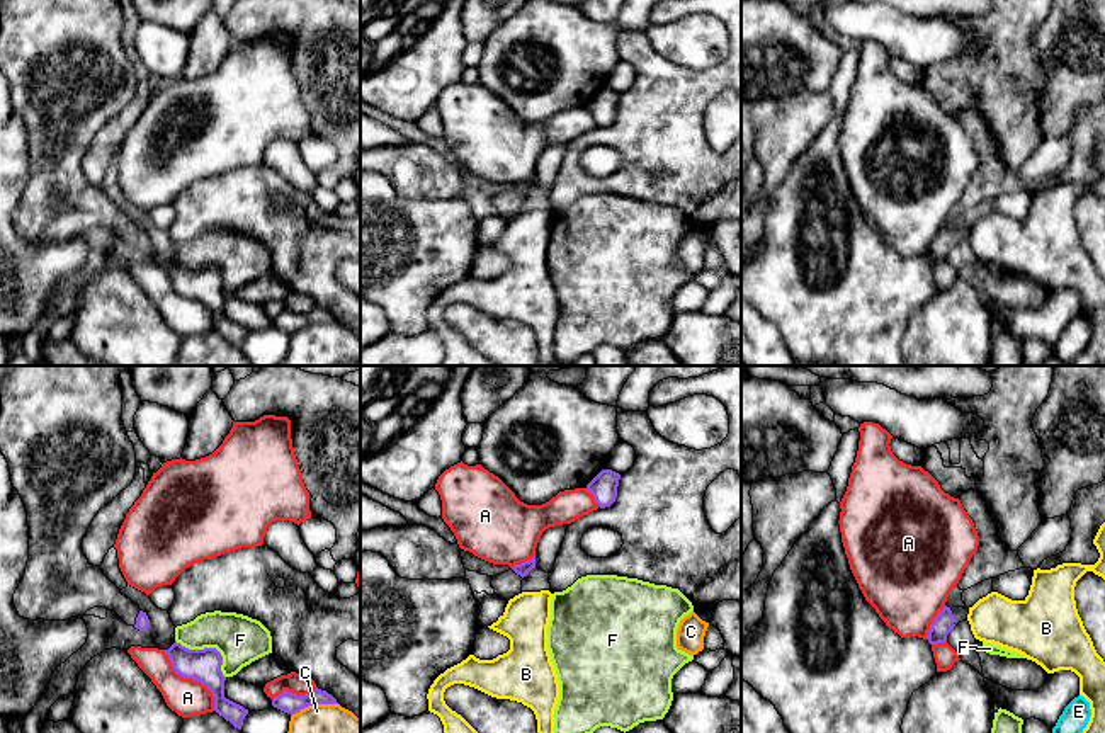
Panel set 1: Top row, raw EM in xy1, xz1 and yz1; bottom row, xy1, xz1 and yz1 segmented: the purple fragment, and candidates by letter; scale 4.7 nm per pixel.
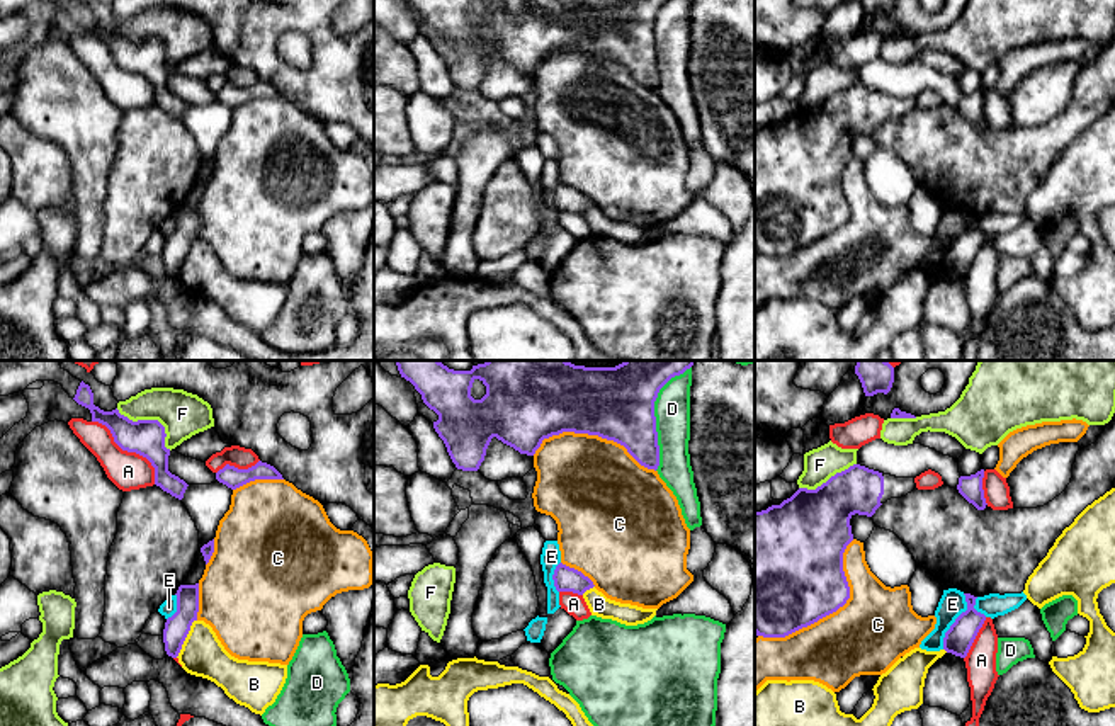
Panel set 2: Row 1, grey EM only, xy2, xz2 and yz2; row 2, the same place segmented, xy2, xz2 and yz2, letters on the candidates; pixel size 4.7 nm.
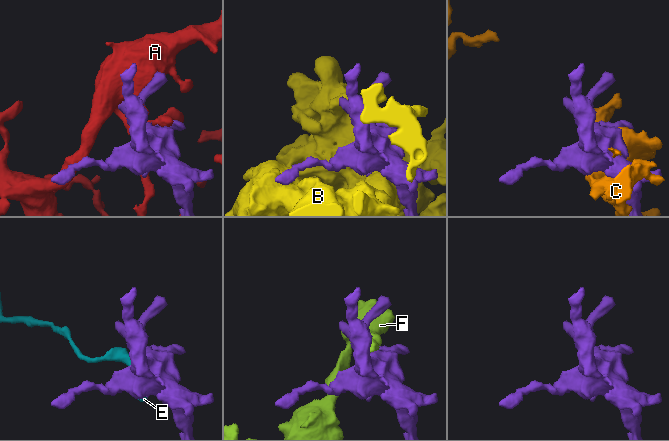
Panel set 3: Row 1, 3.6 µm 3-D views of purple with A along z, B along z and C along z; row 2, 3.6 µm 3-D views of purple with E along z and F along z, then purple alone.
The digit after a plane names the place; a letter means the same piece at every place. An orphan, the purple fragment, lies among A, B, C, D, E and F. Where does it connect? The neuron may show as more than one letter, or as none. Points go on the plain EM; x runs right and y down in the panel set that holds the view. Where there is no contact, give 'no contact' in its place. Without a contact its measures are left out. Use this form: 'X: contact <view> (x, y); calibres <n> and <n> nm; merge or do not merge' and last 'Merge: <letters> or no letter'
A: contact xy2 (130, 70); calibres 180 and 180 nm; do not merge
B: contact xy2 (186, 255); calibres 120 and 200 nm; do not merge
C: contact yz2 (833, 230); calibres 480 and 360 nm; do not merge
D: contact xz2 (655, 45); calibres 280 and 180 nm; do not merge
E: contact yz2 (956, 240); calibres 140 and 120 nm; do not merge
F: contact xy2 (152, 39); calibres 180 and 220 nm; do not merge
Merge: no letter

